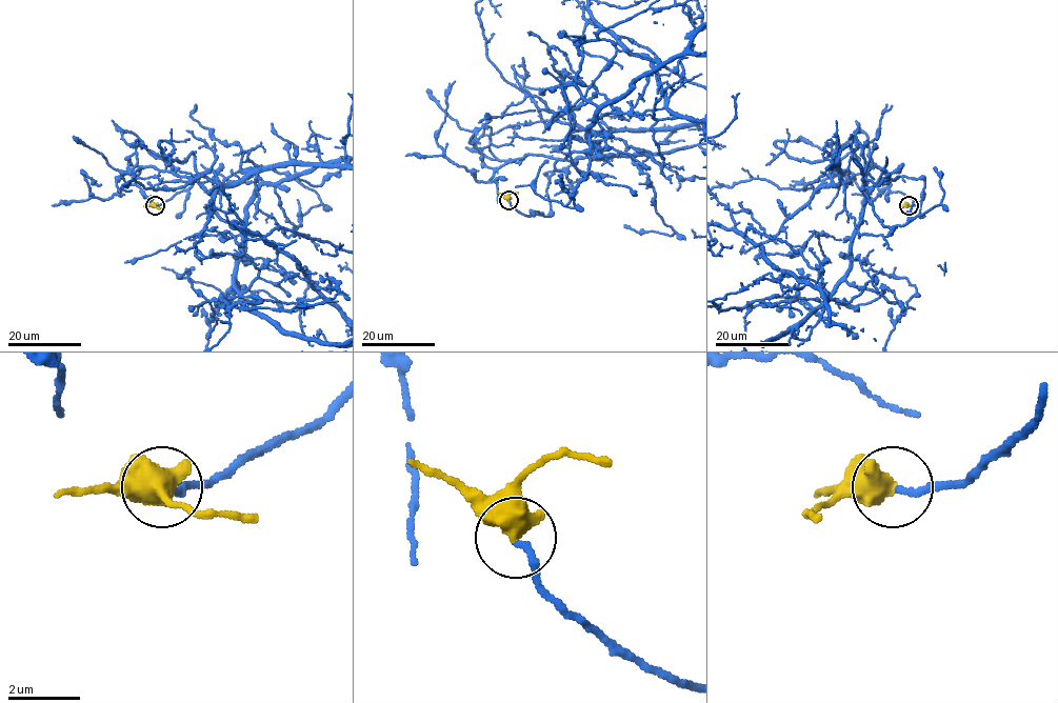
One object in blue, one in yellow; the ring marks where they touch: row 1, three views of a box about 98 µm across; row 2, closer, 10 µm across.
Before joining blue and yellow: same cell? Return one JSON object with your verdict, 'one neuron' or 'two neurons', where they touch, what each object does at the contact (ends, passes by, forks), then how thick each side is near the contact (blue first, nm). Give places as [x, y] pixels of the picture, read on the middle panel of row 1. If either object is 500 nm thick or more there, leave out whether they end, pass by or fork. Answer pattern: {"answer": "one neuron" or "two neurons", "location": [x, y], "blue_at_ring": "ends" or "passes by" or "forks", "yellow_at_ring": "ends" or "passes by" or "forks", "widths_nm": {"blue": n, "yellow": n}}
{"answer": "one neuron", "location": [508, 200], "widths_nm": {"blue": 190, "yellow": 700}}

